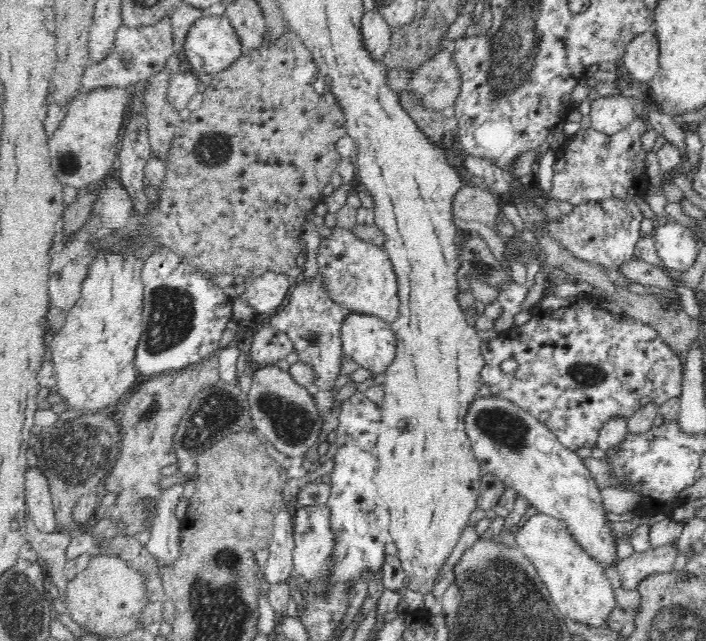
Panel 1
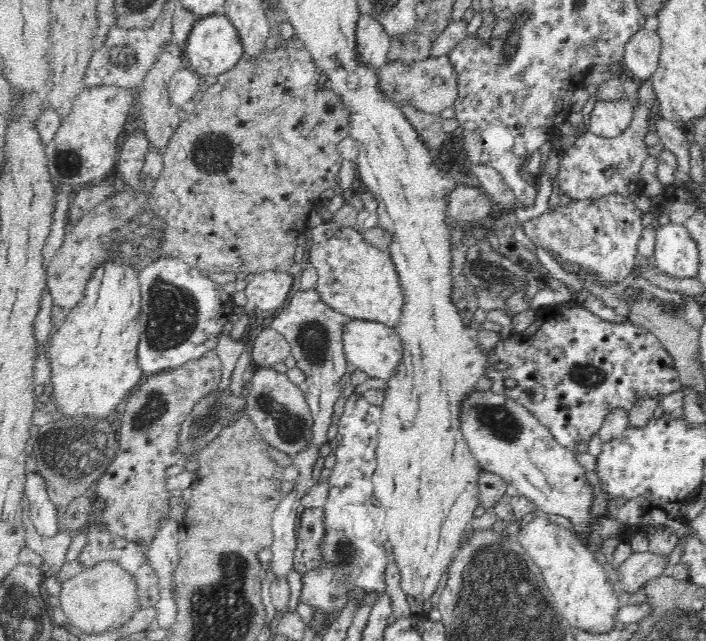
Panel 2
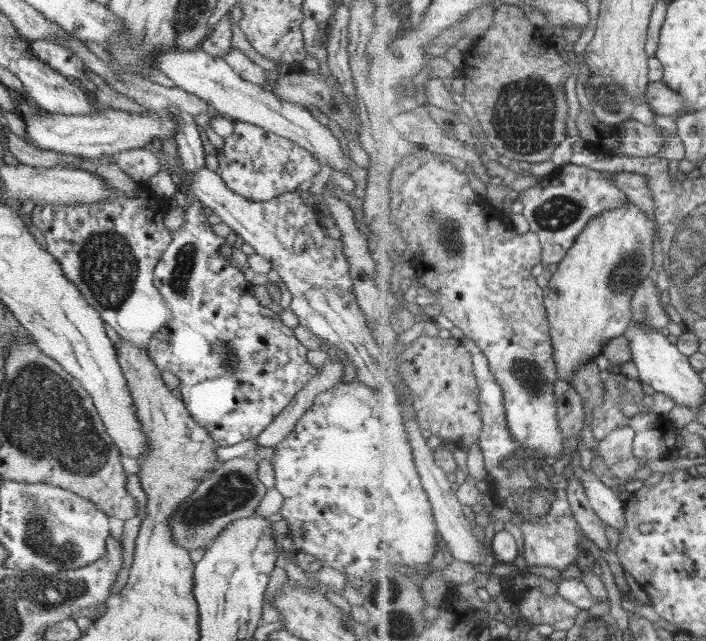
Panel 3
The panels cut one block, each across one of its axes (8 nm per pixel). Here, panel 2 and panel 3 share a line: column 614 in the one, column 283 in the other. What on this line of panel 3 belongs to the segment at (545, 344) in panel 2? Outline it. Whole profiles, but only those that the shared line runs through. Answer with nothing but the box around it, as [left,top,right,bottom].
[147,195,321,447]

